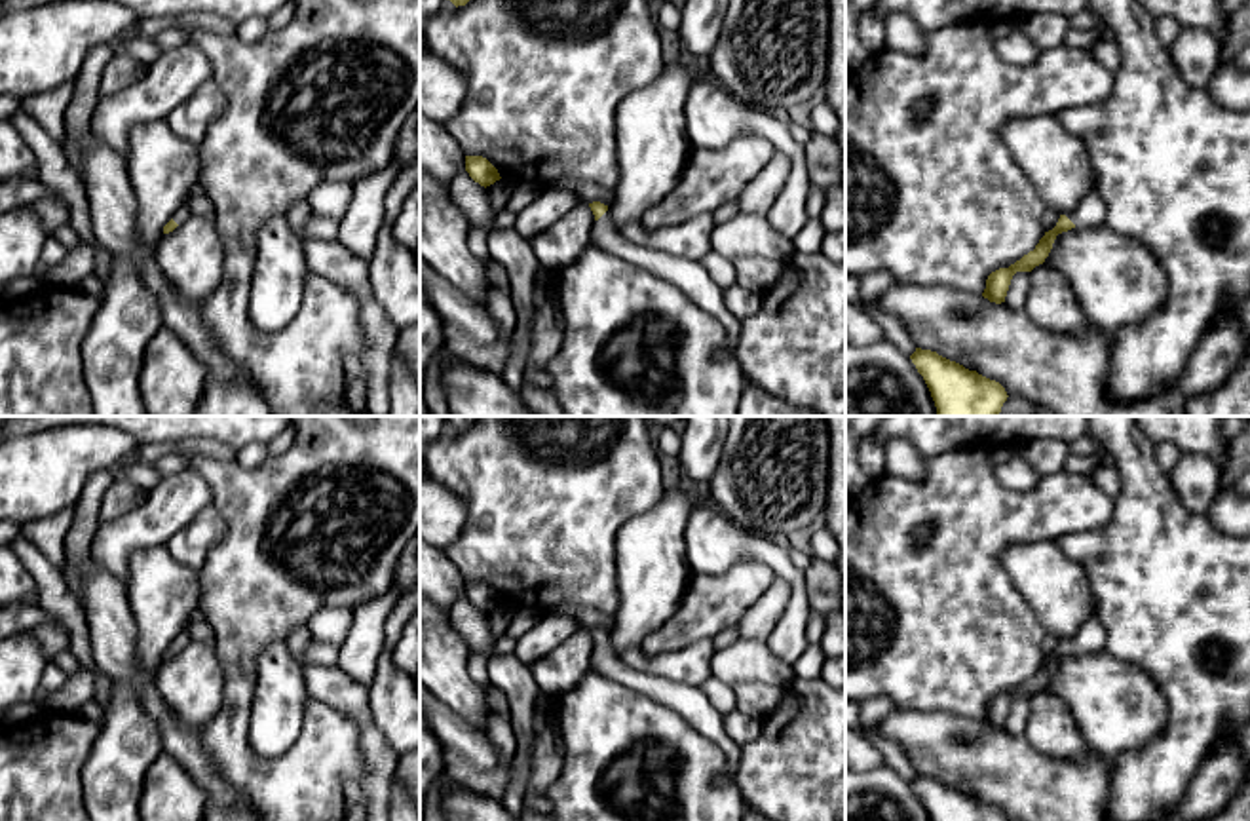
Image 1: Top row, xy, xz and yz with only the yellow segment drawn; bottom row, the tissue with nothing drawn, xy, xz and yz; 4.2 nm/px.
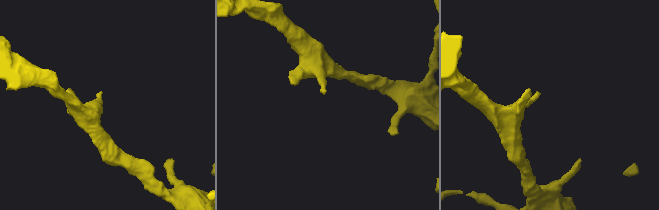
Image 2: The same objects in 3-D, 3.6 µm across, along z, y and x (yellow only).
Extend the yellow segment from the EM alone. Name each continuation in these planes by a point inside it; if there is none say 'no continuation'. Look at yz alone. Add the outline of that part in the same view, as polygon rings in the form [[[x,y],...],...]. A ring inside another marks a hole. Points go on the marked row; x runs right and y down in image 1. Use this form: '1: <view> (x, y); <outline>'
1: yz (1091, 213); [[[1094,192],[1075,213],[1070,213],[1066,217],[1075,224],[1075,228],[1098,228],[1106,222],[1106,207],[1100,196]]]

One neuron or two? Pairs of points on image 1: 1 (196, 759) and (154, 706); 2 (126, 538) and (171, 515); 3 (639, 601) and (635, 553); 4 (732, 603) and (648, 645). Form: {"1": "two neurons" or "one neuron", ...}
{"1": "one neuron", "2": "one neuron", "3": "one neuron", "4": "one neuron"}

